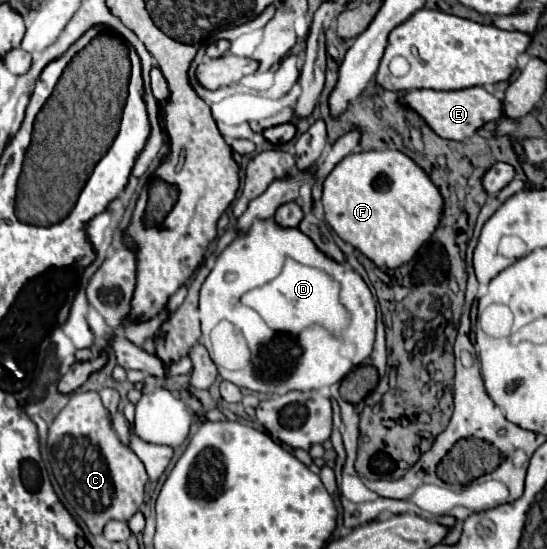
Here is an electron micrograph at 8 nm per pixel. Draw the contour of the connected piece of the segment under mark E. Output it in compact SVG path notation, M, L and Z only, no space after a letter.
M481 86L449 90L449 92L411 90L399 96L399 104L417 112L437 136L447 138L447 140L463 140L467 136L473 136L477 128L481 128L485 122L495 122L501 118L501 100L497 100L493 94L489 94Z

